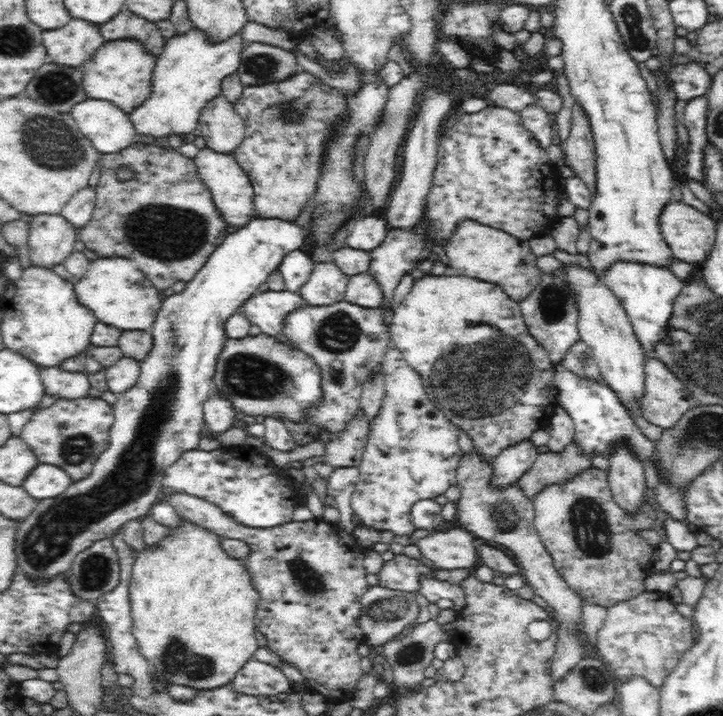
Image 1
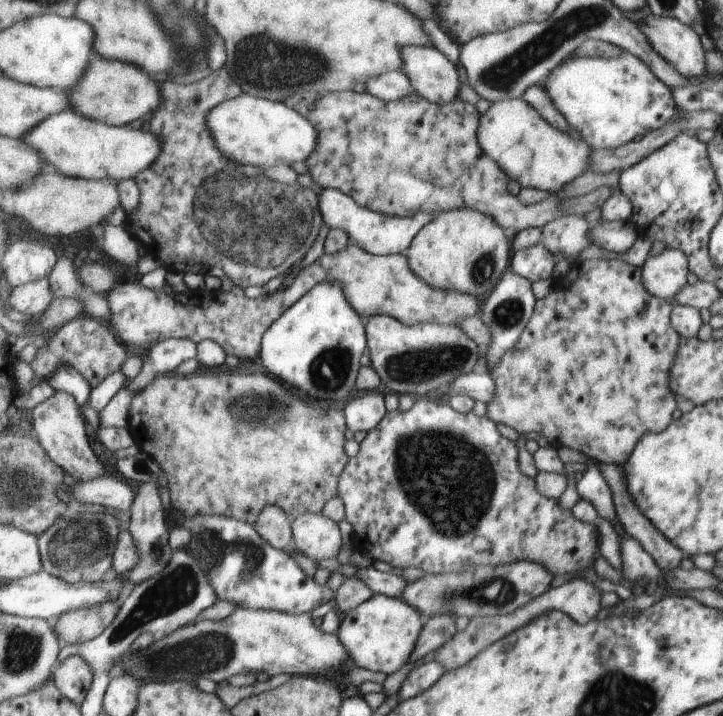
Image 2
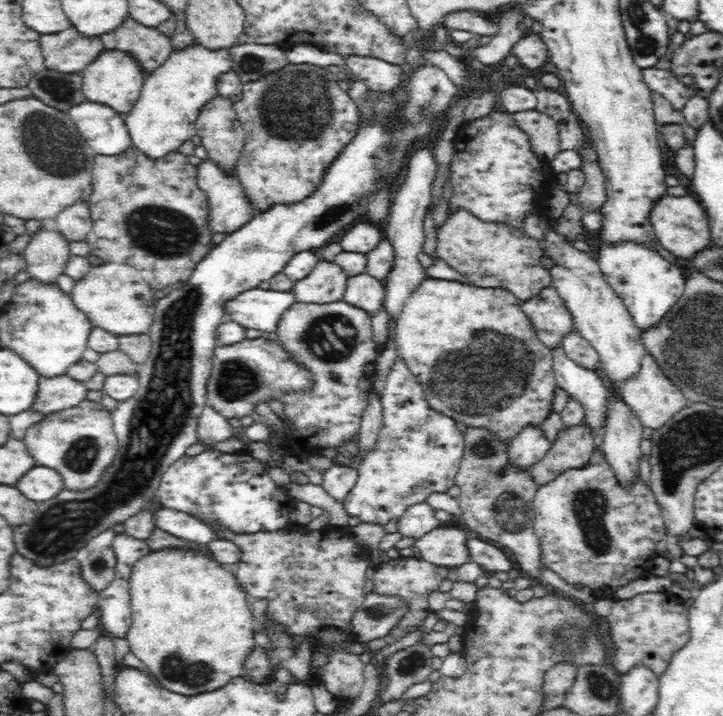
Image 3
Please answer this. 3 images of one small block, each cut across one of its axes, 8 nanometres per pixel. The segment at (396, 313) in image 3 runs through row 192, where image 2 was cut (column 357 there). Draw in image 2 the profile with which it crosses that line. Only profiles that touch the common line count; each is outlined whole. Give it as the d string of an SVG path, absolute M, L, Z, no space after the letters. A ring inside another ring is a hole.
M368 391L362 396L353 398L344 407L348 428L354 433L357 430L360 430L360 432L372 430L382 420L387 411L385 396L378 391Z

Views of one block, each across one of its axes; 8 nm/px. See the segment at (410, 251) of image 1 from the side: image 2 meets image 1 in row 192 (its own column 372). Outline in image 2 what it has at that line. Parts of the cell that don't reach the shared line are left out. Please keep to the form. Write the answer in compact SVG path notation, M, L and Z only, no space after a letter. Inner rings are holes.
M424 396L416 398L416 402L409 410L401 411L398 408L387 411L382 420L367 432L366 437L359 445L359 452L348 461L347 469L340 477L337 496L345 504L345 519L350 522L353 528L352 545L356 550L368 553L374 561L382 560L386 565L393 566L395 570L398 568L422 568L428 574L458 571L464 565L478 567L479 565L503 565L514 561L532 561L539 562L552 573L559 575L564 574L564 572L578 572L578 570L592 564L594 552L596 552L596 546L598 546L596 525L582 523L572 516L571 510L560 509L559 502L556 499L549 499L538 490L535 479L526 478L520 472L516 444L514 444L514 441L506 440L498 432L498 426L494 424L492 419L486 416L480 417L473 411L462 414L450 406L447 399L436 403Z

